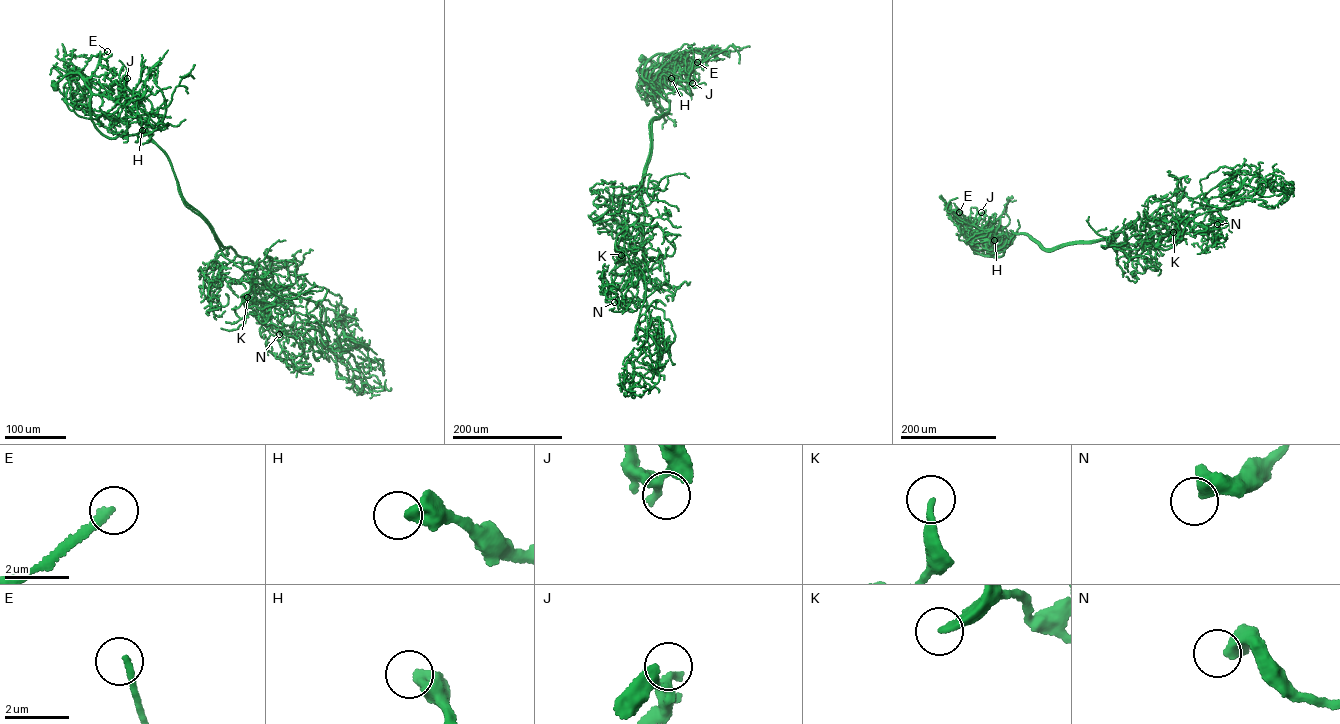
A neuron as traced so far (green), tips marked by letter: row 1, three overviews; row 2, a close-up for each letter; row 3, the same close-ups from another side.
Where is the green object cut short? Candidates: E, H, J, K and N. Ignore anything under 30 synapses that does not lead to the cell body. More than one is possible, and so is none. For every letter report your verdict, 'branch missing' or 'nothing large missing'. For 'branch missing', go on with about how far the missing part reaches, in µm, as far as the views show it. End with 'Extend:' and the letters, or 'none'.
E: nothing large missing
H: nothing large missing
J: nothing large missing
K: nothing large missing
N: nothing large missing
Extend: none

